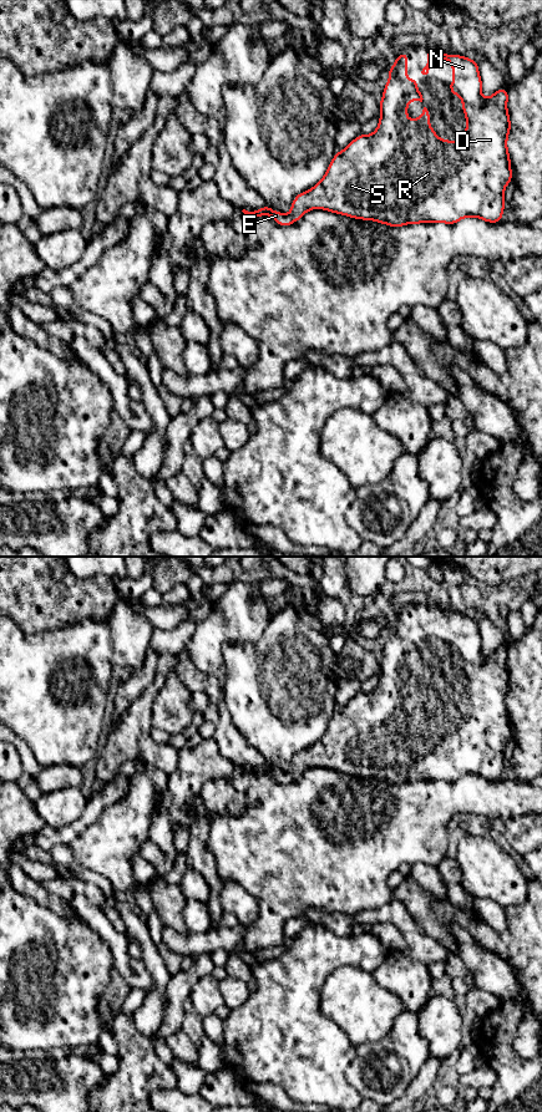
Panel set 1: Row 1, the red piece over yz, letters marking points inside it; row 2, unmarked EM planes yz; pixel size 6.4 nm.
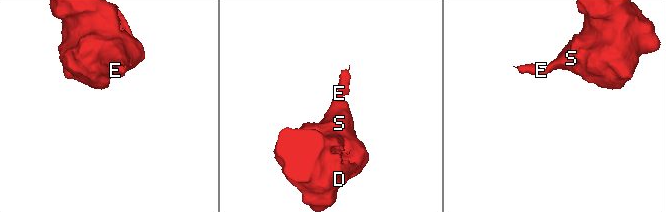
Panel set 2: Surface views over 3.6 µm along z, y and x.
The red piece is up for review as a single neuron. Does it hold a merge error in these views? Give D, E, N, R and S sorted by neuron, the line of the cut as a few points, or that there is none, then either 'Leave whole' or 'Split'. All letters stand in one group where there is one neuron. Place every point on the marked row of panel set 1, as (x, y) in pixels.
Groups: D E N R S. No split. Leave whole

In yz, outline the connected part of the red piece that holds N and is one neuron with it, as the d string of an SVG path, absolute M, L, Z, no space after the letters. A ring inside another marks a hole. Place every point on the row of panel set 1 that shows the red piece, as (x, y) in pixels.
M429 49L426 66L419 70L421 76L430 76L430 67L436 60L449 60L452 67L454 81L449 83L452 95L462 101L462 111L467 121L464 132L467 137L464 144L455 139L441 139L430 126L430 112L424 95L417 88L417 80L407 78L407 54L404 51L396 56L396 61L389 68L389 80L385 85L383 98L379 102L381 115L378 128L371 134L359 134L334 158L318 184L299 193L292 203L290 212L284 214L264 205L262 209L242 212L249 217L270 215L277 224L288 227L311 209L324 209L330 213L343 214L354 219L374 220L389 227L404 227L420 223L455 224L466 217L480 218L487 223L498 223L505 210L505 188L512 182L511 158L507 139L511 131L511 121L507 110L508 92L498 88L487 98L482 97L482 80L476 60L466 56L444 54L436 49ZM410 101L422 102L422 115L415 120L406 117Z

